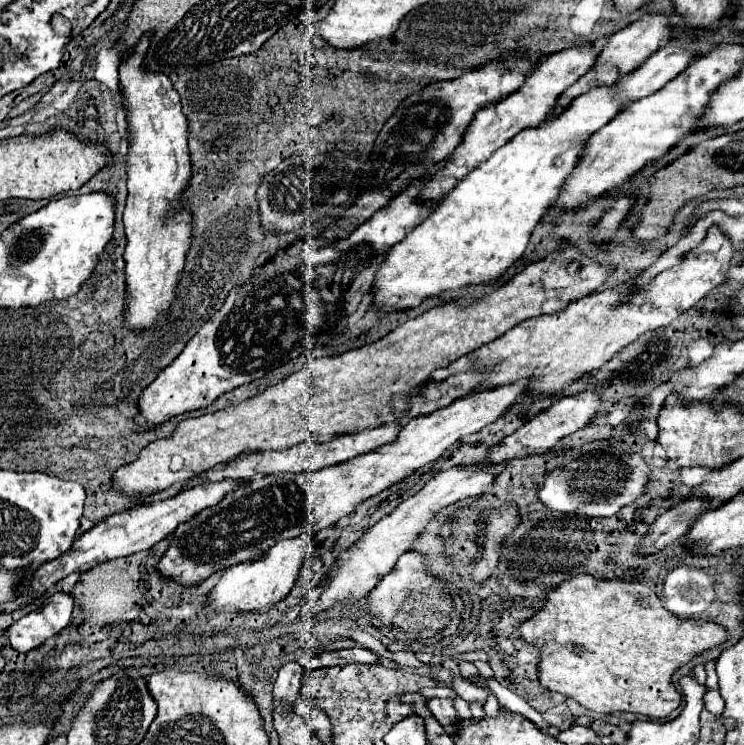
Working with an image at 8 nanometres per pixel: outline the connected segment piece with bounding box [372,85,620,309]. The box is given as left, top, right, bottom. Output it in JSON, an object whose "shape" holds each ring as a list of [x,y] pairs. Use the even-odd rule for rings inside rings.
{"shape":[[[598,85],[588,93],[576,97],[570,107],[560,115],[550,115],[538,127],[522,129],[514,139],[500,147],[488,161],[480,163],[466,179],[462,179],[456,189],[452,189],[432,215],[422,221],[414,231],[406,235],[404,241],[396,243],[374,281],[374,303],[382,309],[412,309],[418,307],[426,297],[440,295],[442,291],[454,291],[468,283],[496,281],[514,261],[518,261],[528,245],[534,227],[540,223],[546,209],[550,209],[562,185],[572,175],[574,167],[580,163],[588,139],[602,129],[620,111],[620,99],[616,85]]]}

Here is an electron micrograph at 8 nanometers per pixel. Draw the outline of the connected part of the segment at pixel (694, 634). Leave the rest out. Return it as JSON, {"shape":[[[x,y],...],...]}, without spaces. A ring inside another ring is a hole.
{"shape":[[[578,573],[548,591],[544,607],[518,625],[526,643],[540,649],[538,681],[550,691],[578,701],[596,713],[642,713],[654,719],[668,717],[682,701],[672,685],[672,673],[686,665],[694,655],[728,639],[726,631],[710,621],[680,619],[660,605],[658,595],[636,581],[598,579],[590,573]]]}

